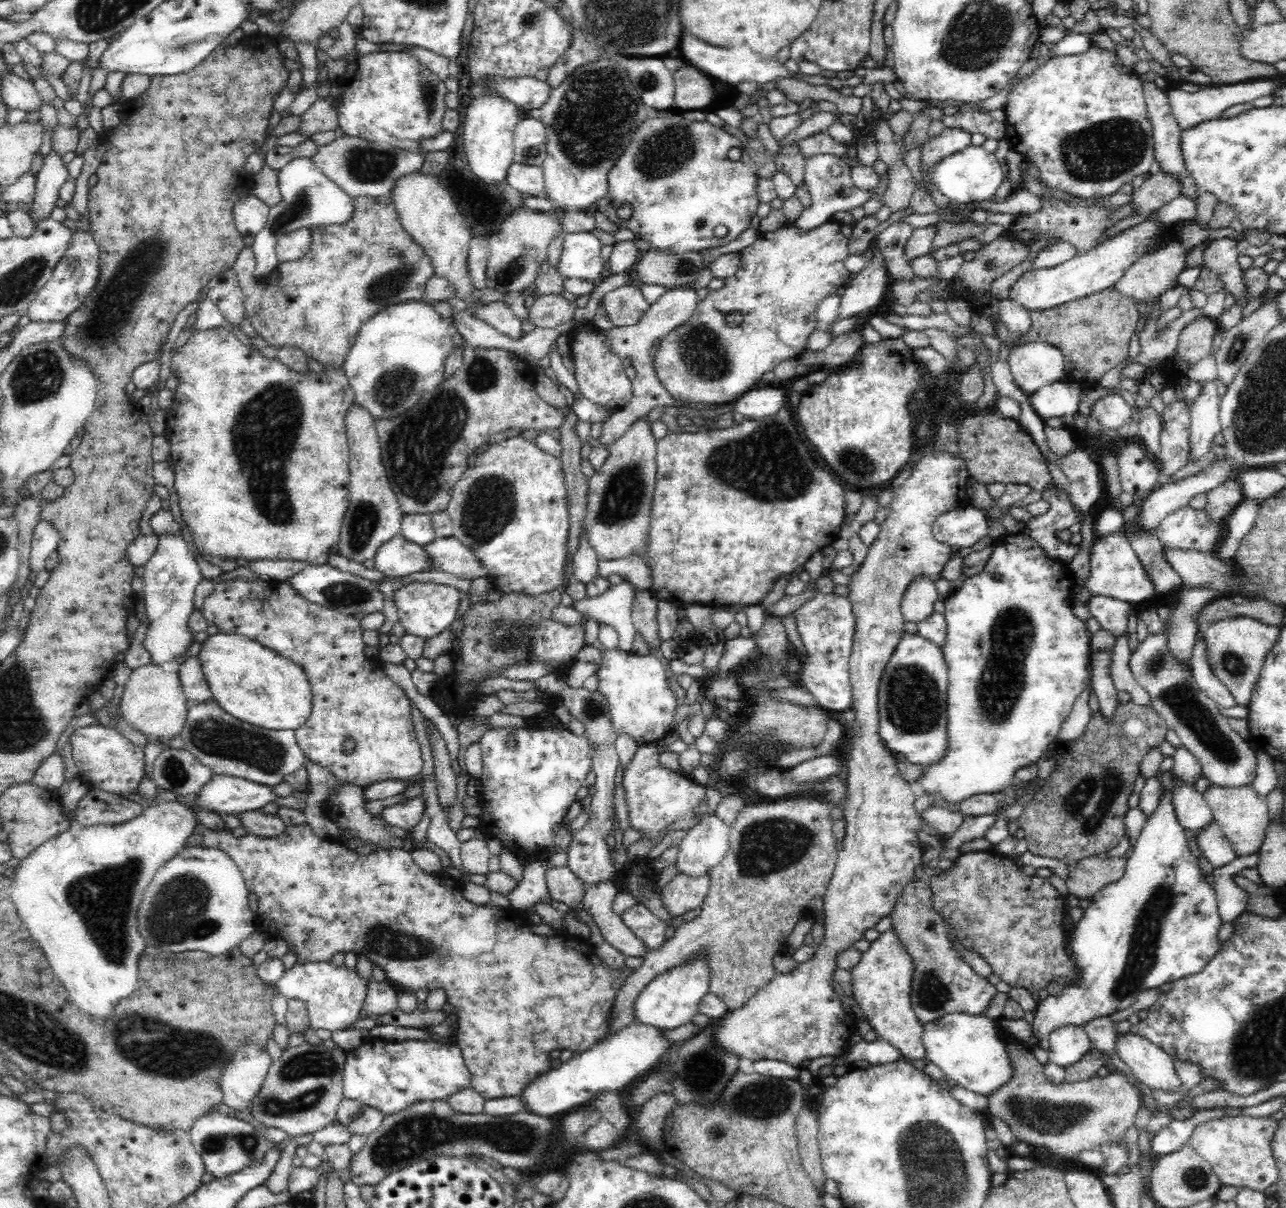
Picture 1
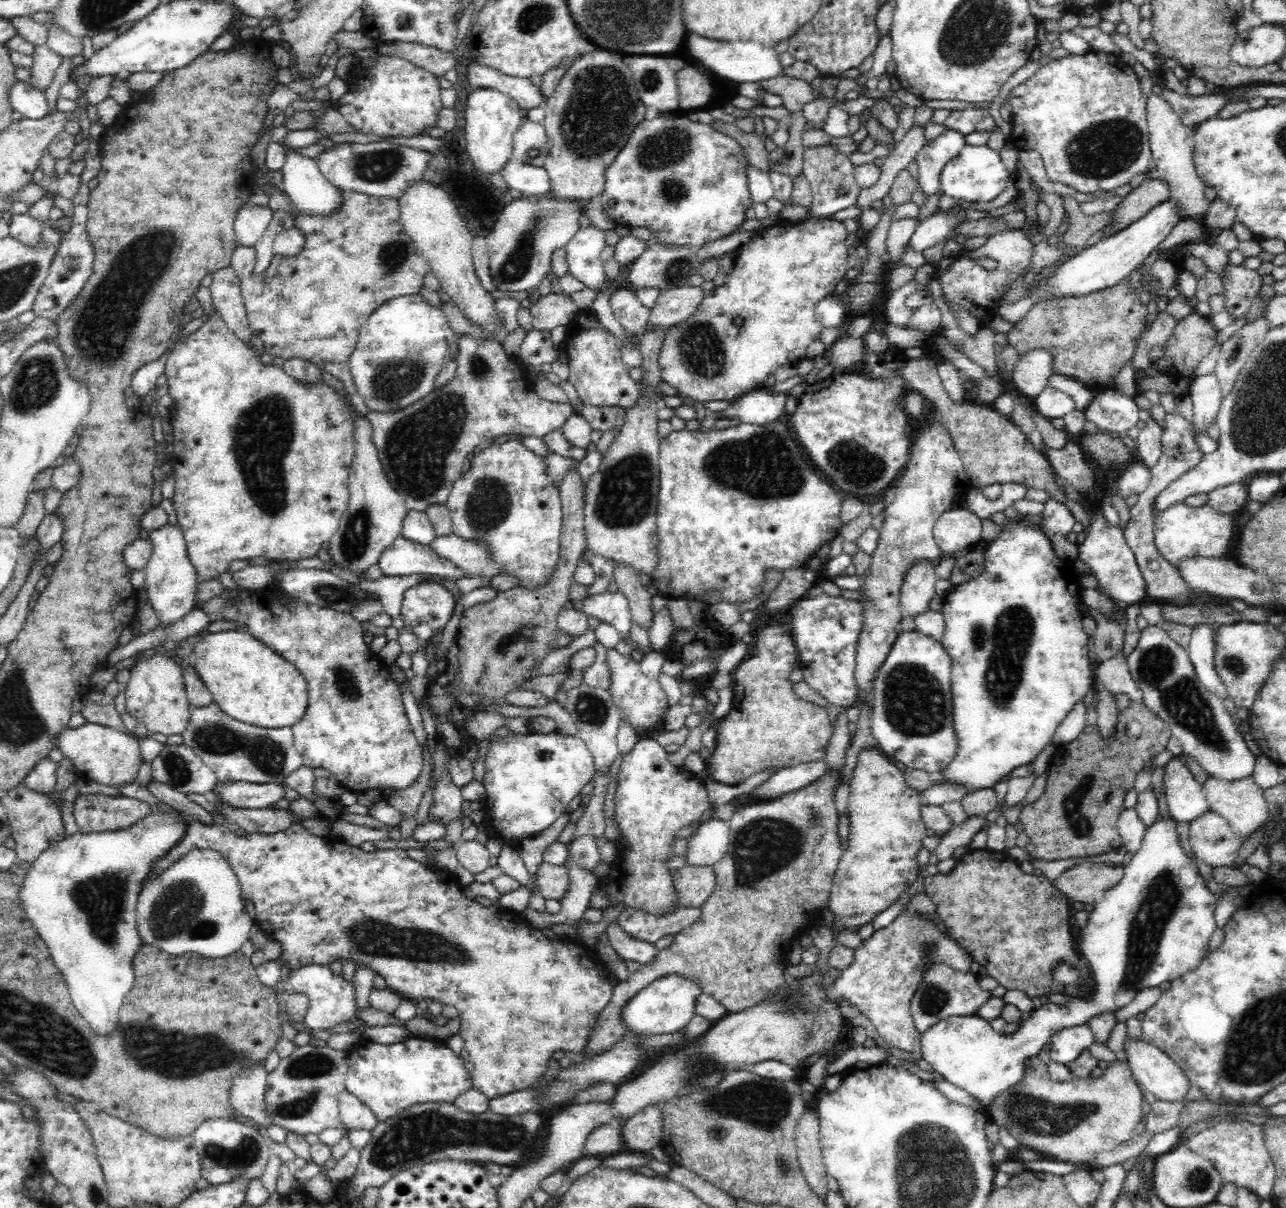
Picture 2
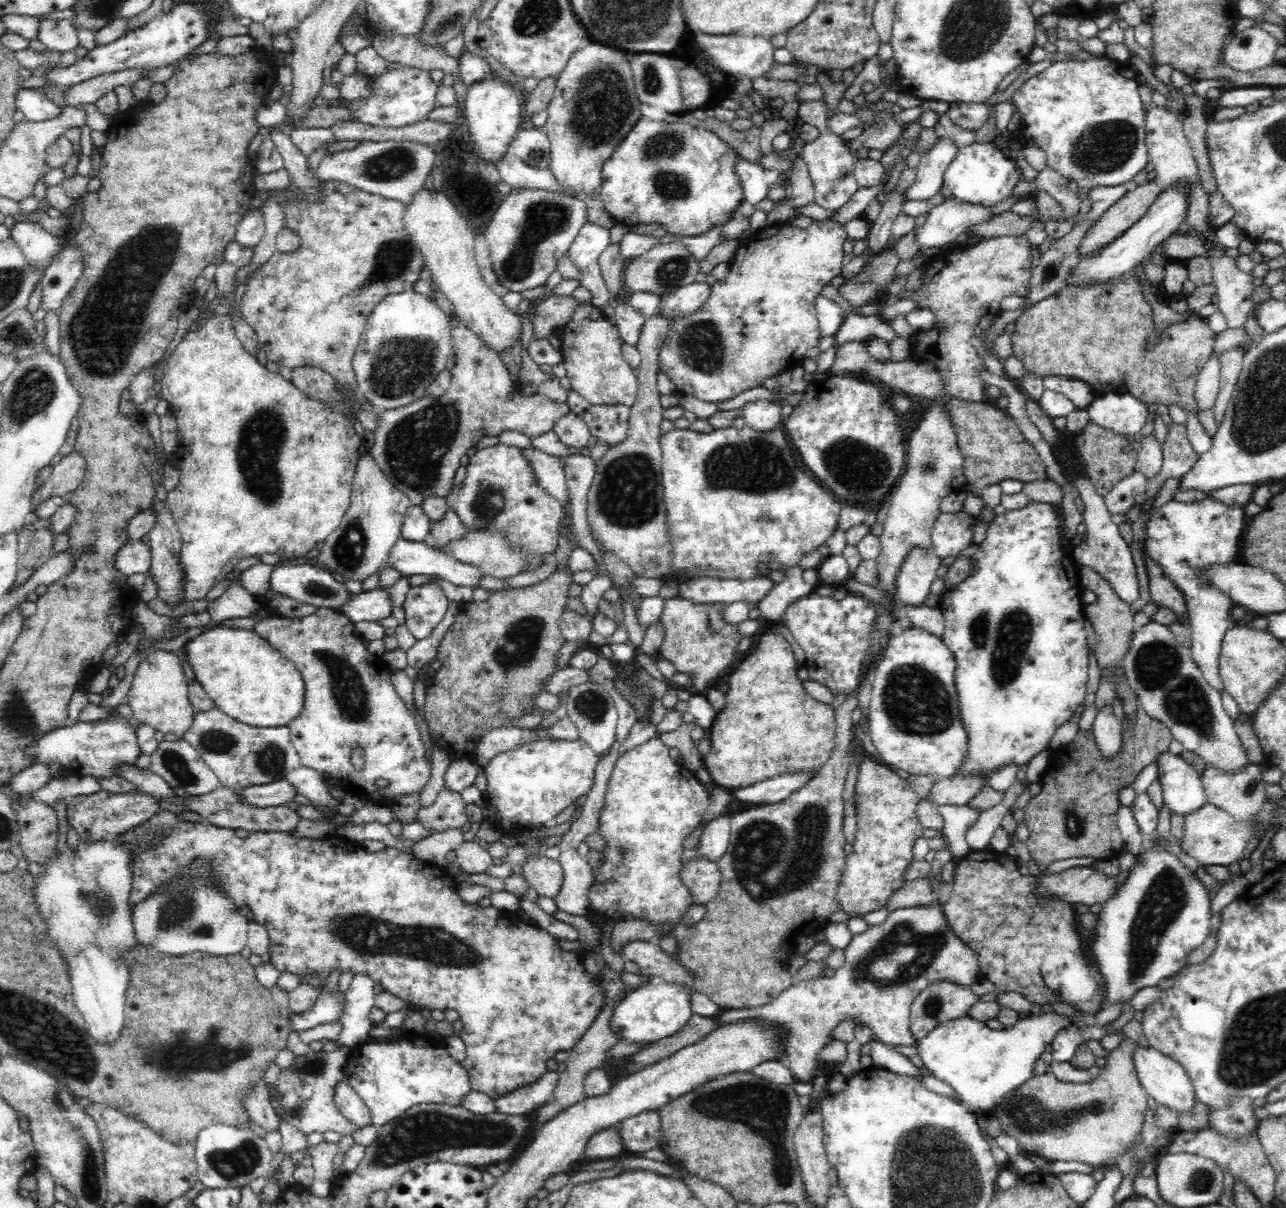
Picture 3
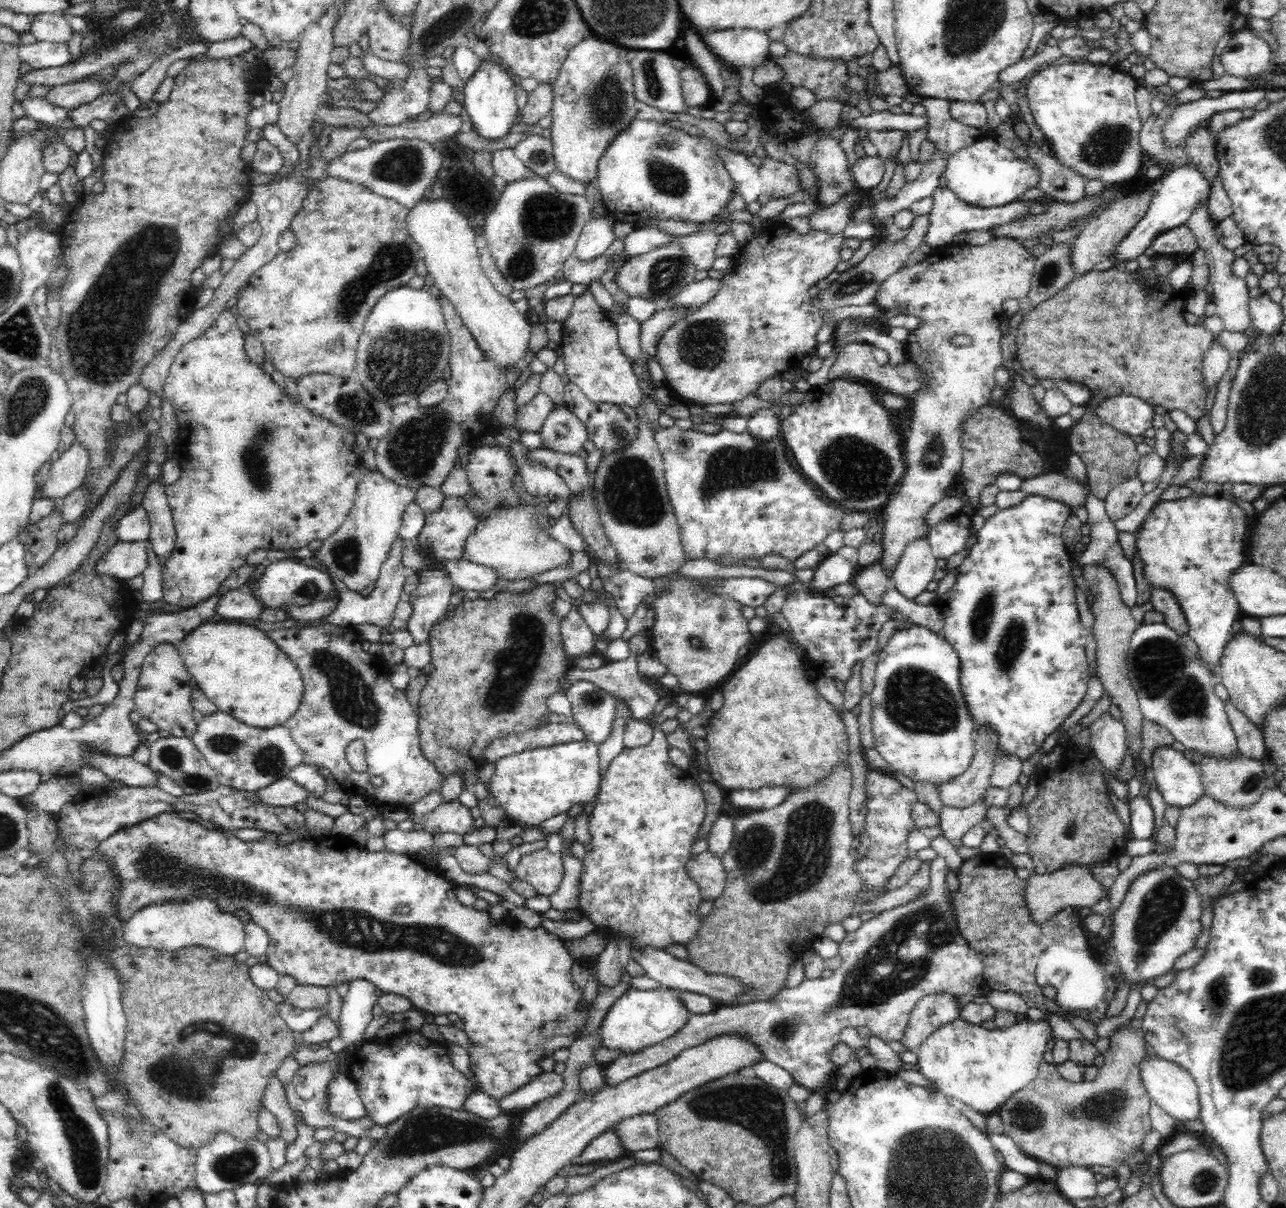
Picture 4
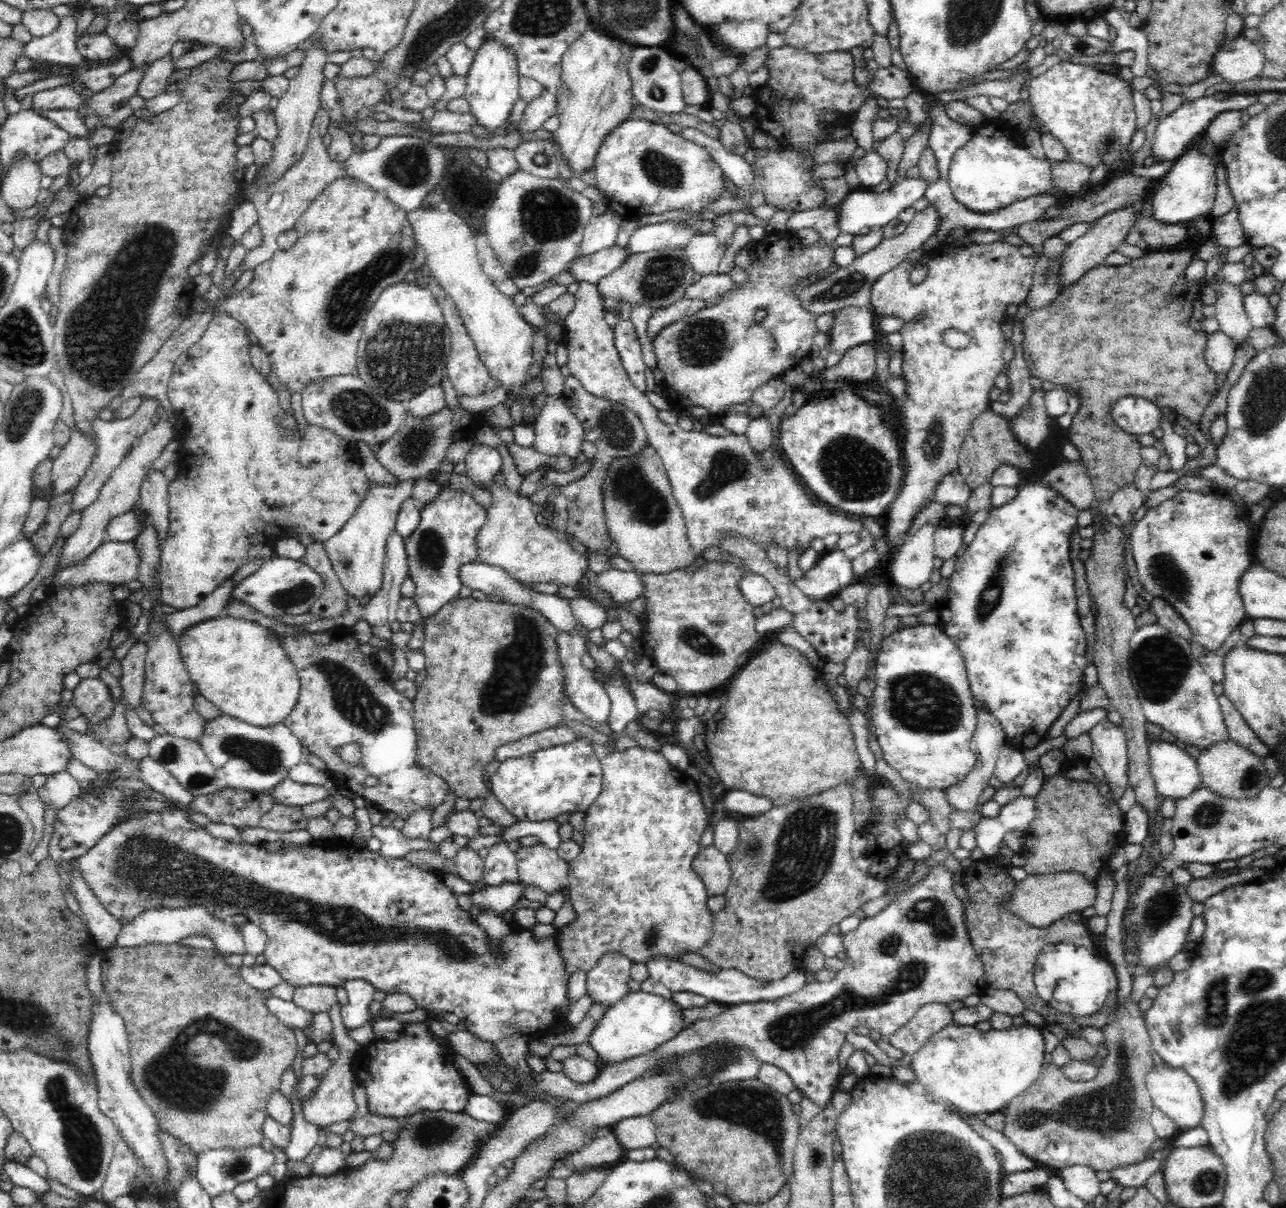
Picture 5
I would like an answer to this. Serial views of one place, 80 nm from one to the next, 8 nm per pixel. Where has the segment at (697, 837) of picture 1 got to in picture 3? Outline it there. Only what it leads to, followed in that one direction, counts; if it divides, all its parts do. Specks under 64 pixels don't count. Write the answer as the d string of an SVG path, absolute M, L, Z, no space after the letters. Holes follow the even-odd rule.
M727 814L714 818L704 828L700 836L700 850L698 856L707 858L712 862L724 856L731 837L731 823Z

